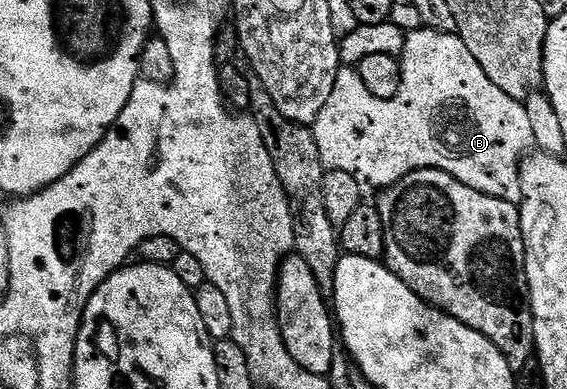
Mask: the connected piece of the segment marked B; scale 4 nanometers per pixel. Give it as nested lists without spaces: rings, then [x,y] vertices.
[[[422,26],[420,30],[413,32],[410,30],[405,36],[405,51],[399,56],[403,69],[403,85],[399,85],[399,93],[394,99],[380,99],[367,93],[367,85],[363,85],[359,73],[352,66],[342,66],[338,71],[335,77],[335,89],[331,89],[331,98],[327,100],[327,105],[323,105],[323,110],[319,112],[317,120],[311,124],[323,166],[331,171],[351,173],[351,177],[358,179],[366,188],[377,187],[376,189],[395,185],[395,181],[407,177],[407,173],[412,171],[434,167],[440,171],[451,173],[451,177],[463,181],[463,185],[467,185],[479,193],[499,197],[508,203],[520,204],[521,160],[525,158],[535,143],[531,133],[531,120],[527,118],[524,102],[511,97],[503,89],[499,89],[499,85],[495,85],[495,81],[491,81],[491,77],[487,77],[487,73],[483,73],[483,65],[479,65],[479,61],[475,61],[475,57],[471,57],[471,49],[467,49],[467,45],[462,41],[460,35],[451,31],[434,31],[433,28],[426,26]]]

